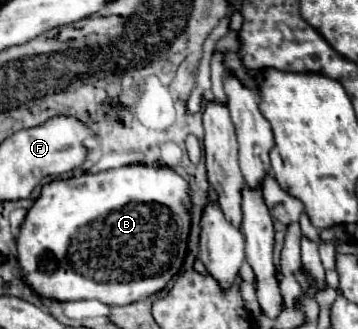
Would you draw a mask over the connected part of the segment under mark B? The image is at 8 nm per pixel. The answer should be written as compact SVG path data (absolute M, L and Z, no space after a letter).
M132 164L132 166L122 166L116 170L106 170L106 172L98 172L98 174L80 174L68 180L52 180L50 184L46 184L40 192L40 196L36 198L36 202L30 206L22 226L20 226L20 234L16 240L16 260L20 264L22 270L22 278L26 280L26 284L42 298L54 298L58 302L68 302L68 300L98 300L102 304L108 306L124 306L124 304L132 304L144 296L150 296L158 290L162 290L168 280L178 272L178 268L182 266L184 254L186 254L186 238L188 238L188 230L190 230L190 188L184 182L182 176L178 176L176 172L172 172L170 168L164 166L142 166L142 164Z

